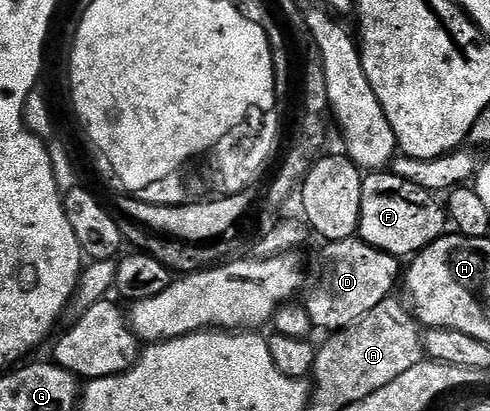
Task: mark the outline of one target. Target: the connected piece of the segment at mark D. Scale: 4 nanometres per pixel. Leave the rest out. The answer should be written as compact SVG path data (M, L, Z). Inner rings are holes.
M359 238L335 240L326 243L324 247L321 265L317 268L317 281L313 288L306 287L303 292L303 303L311 314L314 329L340 330L351 326L359 318L375 310L379 302L394 295L393 279L396 276L398 279L399 276L398 257L372 248Z

